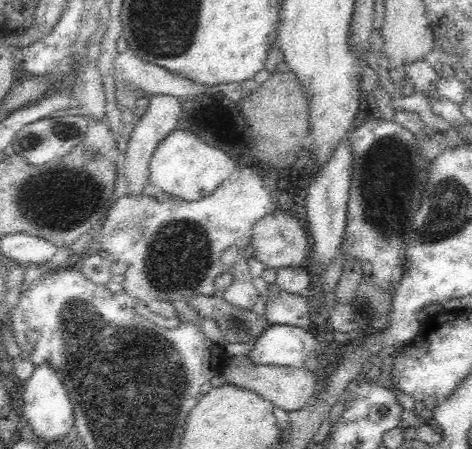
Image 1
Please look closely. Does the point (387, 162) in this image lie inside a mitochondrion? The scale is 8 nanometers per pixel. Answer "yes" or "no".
yes

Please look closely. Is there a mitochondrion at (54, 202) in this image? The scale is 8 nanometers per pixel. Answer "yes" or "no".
yes

